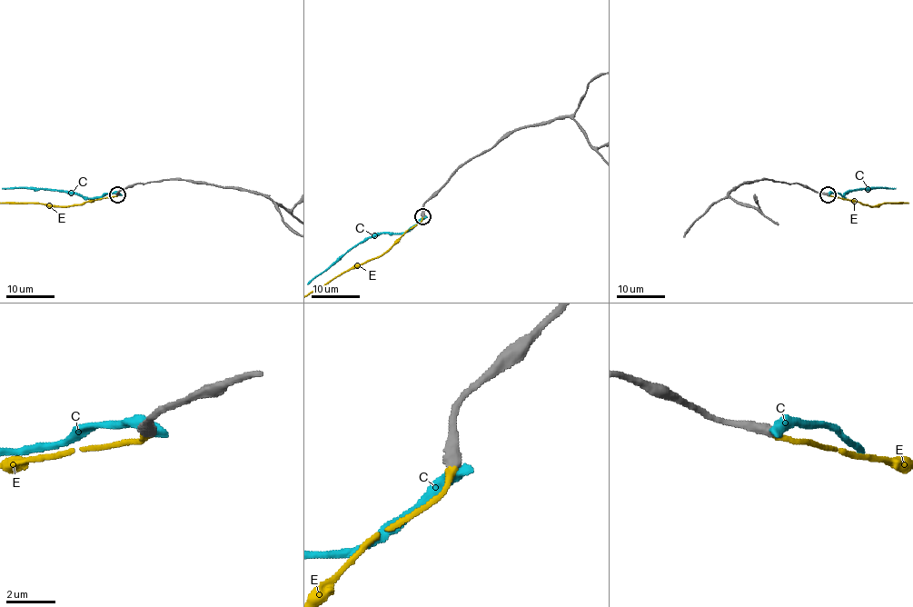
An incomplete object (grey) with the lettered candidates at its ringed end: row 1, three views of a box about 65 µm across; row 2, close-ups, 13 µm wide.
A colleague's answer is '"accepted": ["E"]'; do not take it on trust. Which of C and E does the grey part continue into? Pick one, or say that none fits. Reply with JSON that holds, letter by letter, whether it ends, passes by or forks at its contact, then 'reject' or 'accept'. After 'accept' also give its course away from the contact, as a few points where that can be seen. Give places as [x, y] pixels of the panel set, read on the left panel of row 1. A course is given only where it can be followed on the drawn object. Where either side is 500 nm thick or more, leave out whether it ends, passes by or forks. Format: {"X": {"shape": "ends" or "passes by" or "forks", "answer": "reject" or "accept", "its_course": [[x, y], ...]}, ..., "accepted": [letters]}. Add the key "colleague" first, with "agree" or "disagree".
{"colleague": "agree", "C": {"answer": "reject"}, "E": {"shape": "ends", "answer": "accept"}, "accepted": ["E"]}

